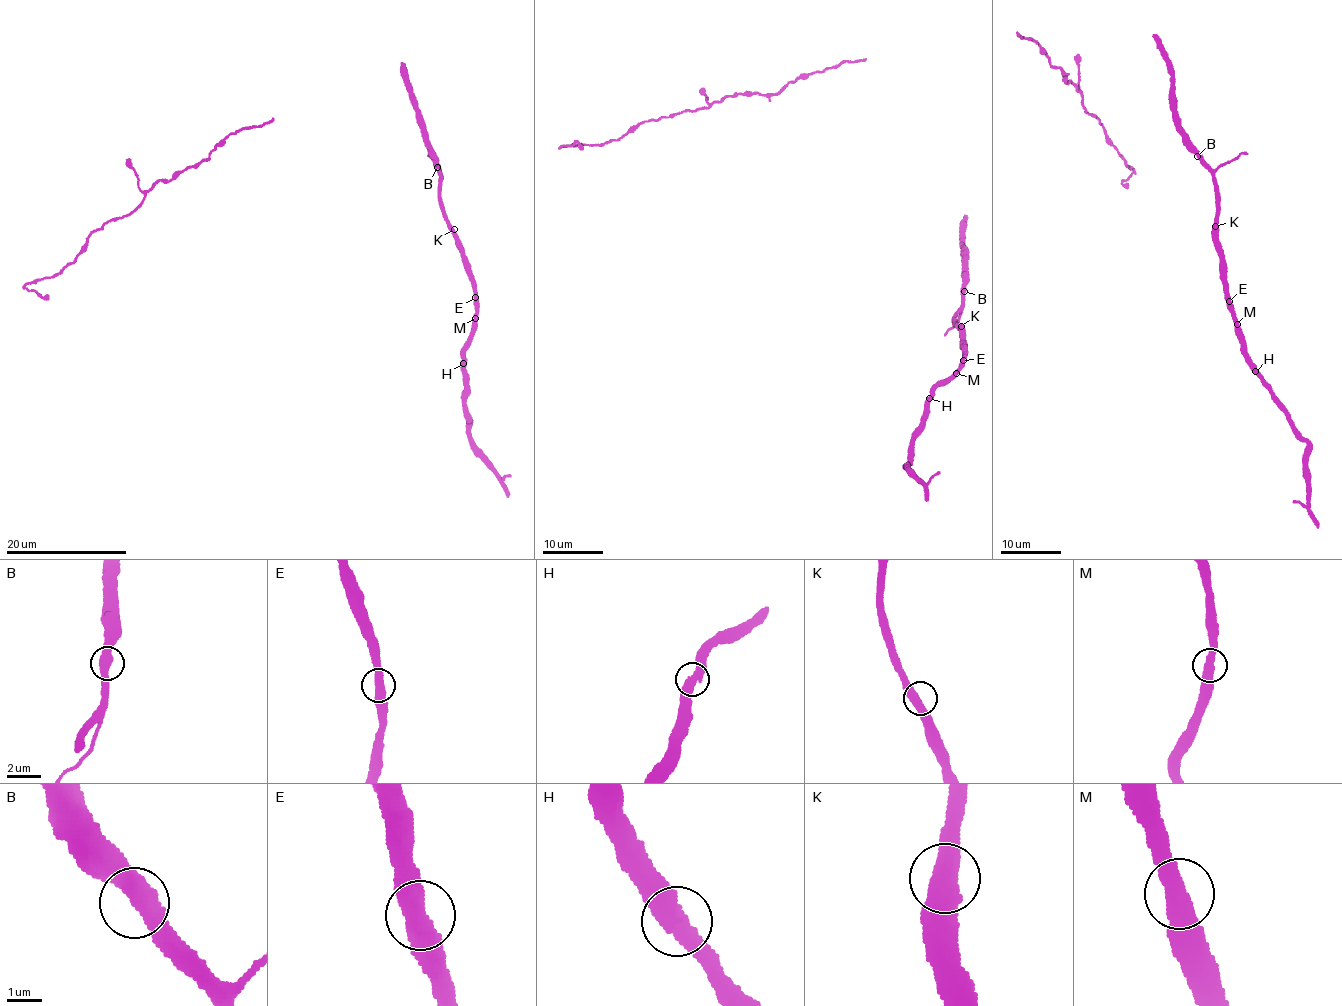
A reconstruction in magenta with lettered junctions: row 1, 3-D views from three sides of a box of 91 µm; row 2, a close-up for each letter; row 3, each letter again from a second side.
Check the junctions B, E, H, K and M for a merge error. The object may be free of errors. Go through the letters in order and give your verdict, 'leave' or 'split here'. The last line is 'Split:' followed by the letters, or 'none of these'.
B: leave
E: leave
H: leave
K: leave
M: leave
Split: none of these

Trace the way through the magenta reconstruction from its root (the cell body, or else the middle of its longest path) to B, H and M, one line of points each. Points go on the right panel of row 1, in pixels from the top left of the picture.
B: (1153, 34), (1171, 75), (1178, 128), (1197, 156)
H: (1153, 34), (1171, 75), (1178, 128), (1212, 174), (1218, 206), (1216, 241), (1228, 301), (1243, 354), (1255, 371)
M: (1153, 34), (1171, 75), (1178, 128), (1212, 174), (1218, 206), (1216, 241), (1228, 301), (1237, 324)

